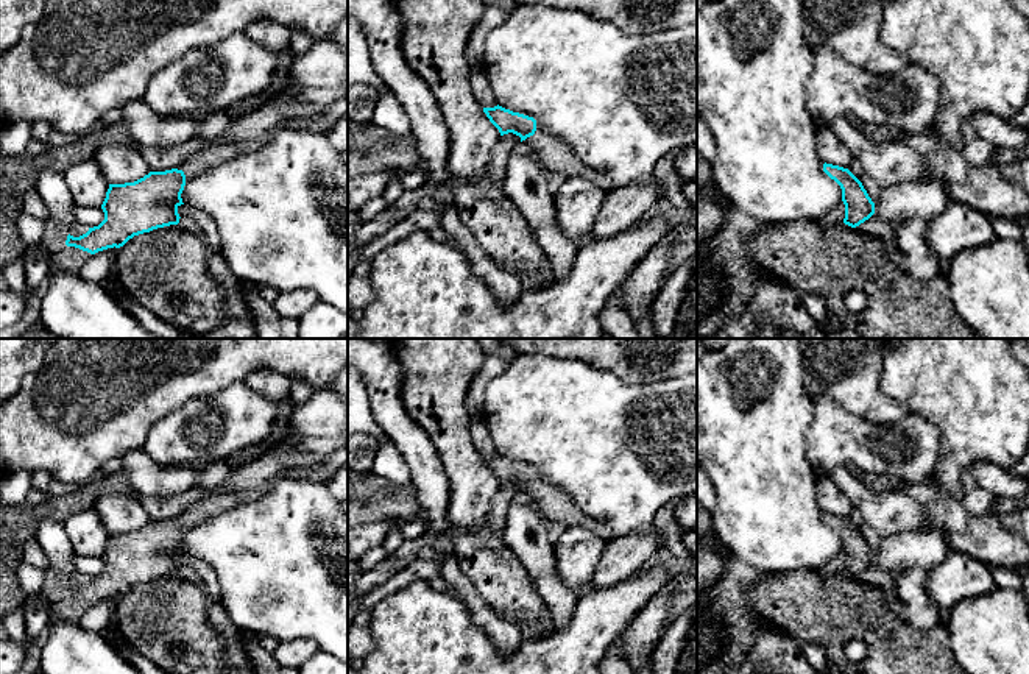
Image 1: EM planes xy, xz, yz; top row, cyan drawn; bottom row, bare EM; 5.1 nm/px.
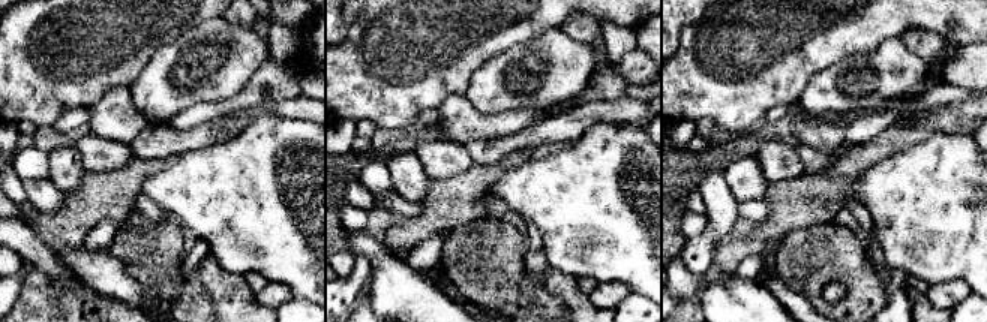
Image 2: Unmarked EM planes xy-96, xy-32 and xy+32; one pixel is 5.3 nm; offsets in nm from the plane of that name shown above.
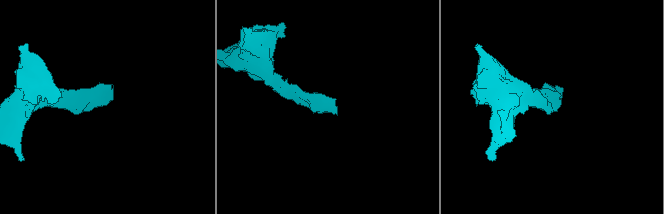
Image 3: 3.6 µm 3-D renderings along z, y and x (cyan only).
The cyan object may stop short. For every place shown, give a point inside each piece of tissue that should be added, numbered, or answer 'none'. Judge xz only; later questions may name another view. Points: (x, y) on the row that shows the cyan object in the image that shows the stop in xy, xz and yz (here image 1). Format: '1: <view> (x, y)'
1: xz (554, 155)

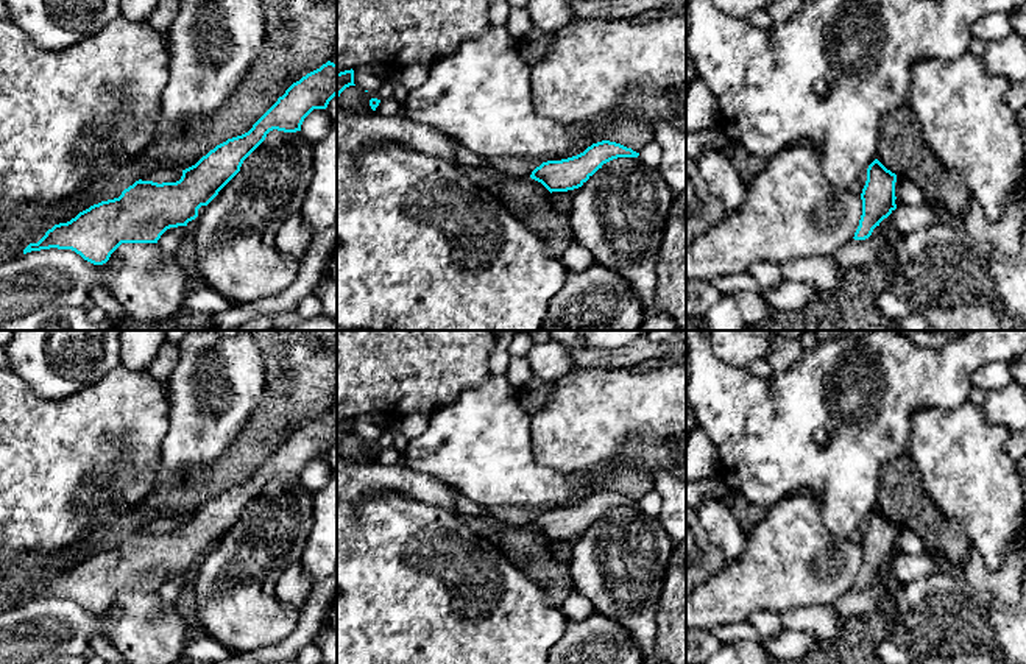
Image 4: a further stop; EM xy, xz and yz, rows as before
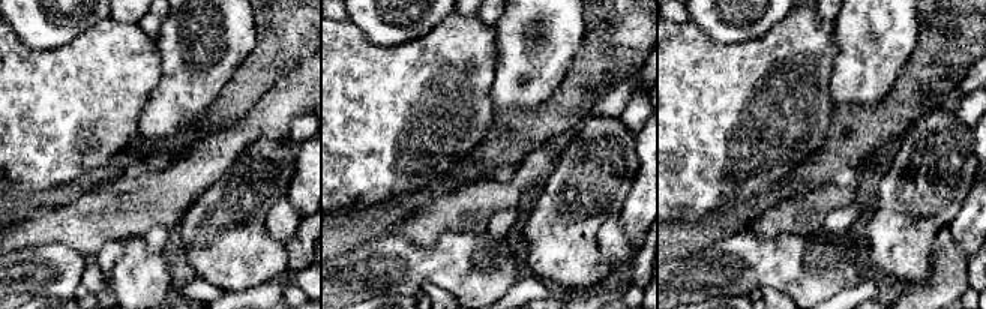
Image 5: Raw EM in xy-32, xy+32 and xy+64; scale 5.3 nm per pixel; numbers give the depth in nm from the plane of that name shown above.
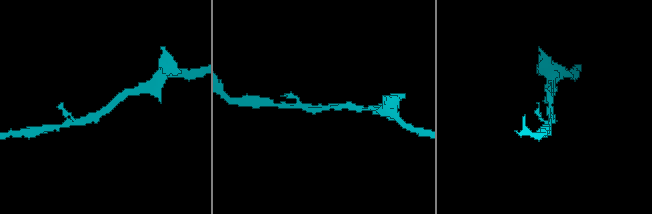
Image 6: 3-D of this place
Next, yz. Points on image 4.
none

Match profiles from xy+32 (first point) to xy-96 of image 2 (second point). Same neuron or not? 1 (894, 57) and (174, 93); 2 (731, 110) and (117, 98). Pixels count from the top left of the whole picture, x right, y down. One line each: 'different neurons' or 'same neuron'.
1: same neuron
2: different neurons

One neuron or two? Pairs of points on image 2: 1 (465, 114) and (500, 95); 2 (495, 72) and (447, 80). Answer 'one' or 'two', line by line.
1: two
2: two

